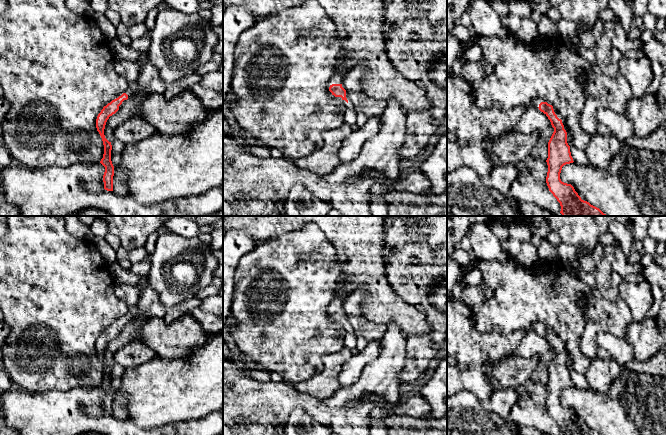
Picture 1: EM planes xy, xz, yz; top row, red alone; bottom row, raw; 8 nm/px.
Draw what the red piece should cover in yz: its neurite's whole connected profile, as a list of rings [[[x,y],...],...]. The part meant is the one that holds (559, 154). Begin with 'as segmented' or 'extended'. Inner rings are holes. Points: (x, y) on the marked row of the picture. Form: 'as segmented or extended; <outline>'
extended; [[[535,98],[532,106],[543,112],[551,122],[554,132],[548,142],[548,172],[546,183],[549,191],[560,203],[562,216],[607,216],[599,208],[584,201],[571,184],[561,181],[562,167],[573,163],[563,117],[543,98]]]

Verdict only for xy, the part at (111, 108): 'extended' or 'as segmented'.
extended

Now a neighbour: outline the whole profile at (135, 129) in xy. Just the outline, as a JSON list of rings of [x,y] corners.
[[[135,116],[120,124],[114,131],[114,137],[127,146],[144,140],[156,132],[152,124],[140,116]]]

